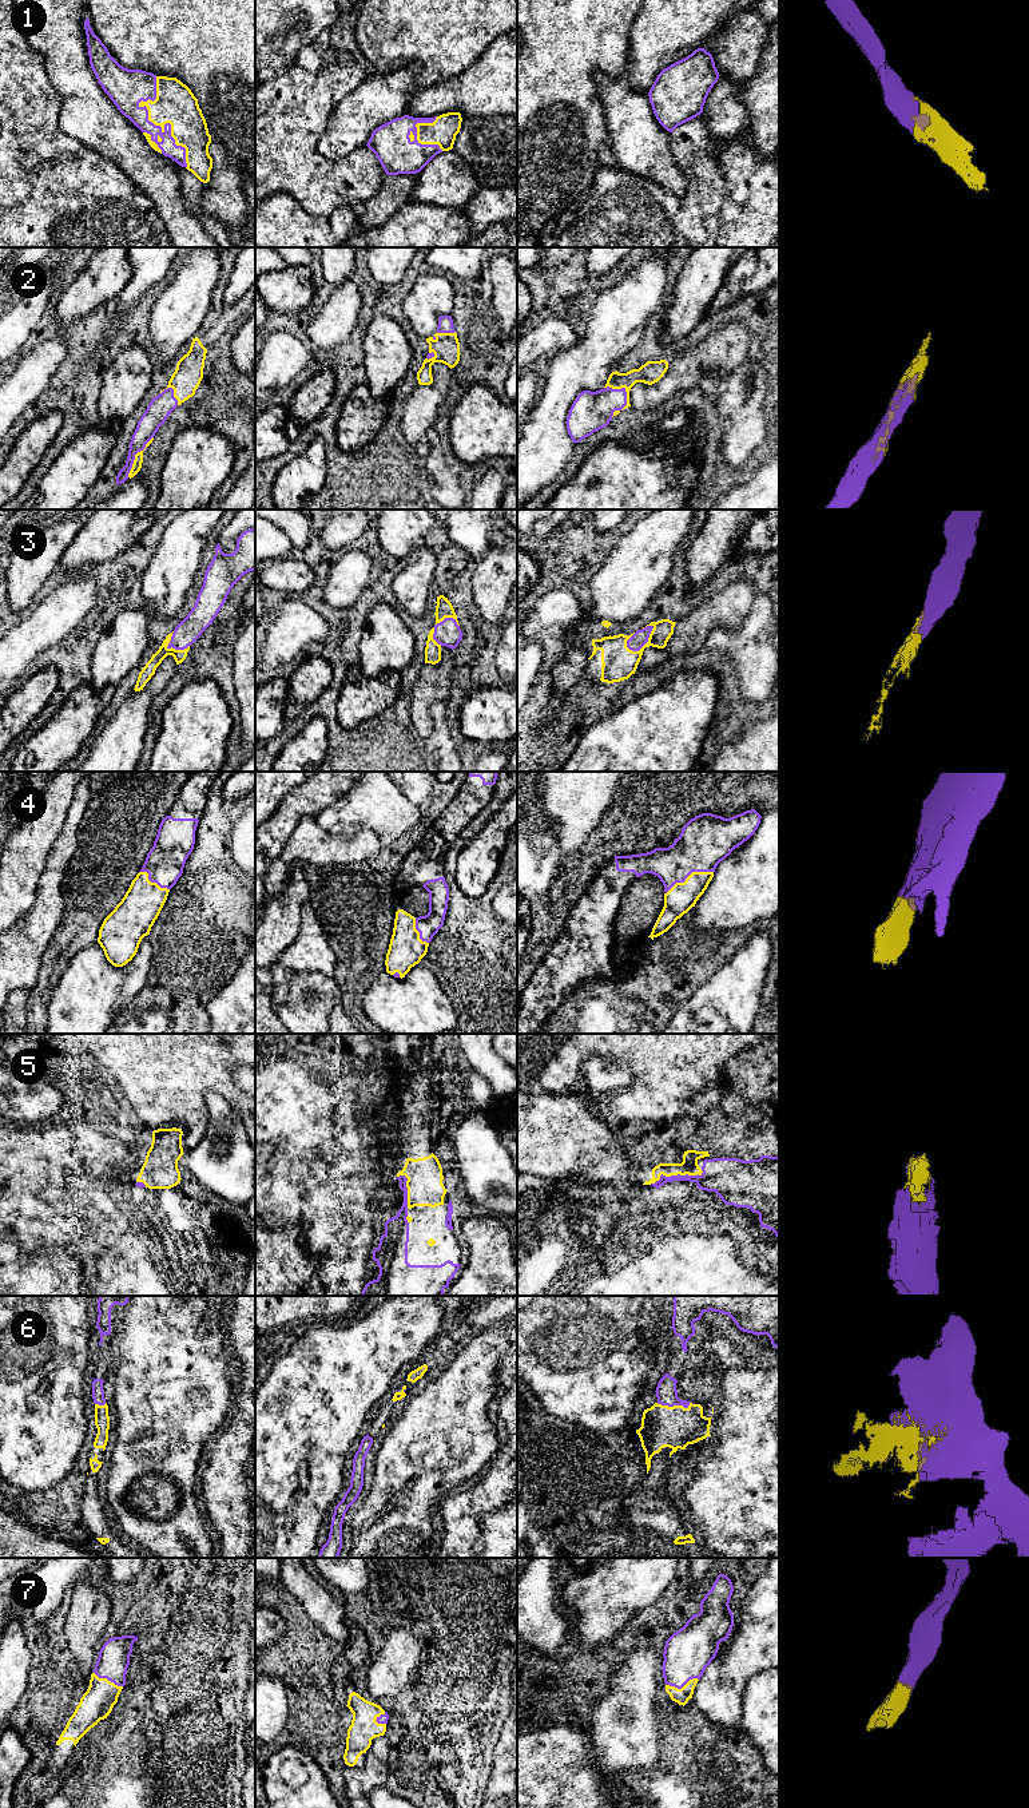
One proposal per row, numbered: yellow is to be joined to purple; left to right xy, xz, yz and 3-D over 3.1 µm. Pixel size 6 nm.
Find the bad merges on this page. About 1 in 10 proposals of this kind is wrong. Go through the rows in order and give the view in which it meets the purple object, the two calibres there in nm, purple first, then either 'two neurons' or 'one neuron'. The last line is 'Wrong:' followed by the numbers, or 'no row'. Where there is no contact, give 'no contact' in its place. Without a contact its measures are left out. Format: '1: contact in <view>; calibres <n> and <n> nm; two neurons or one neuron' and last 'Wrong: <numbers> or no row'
1: contact in xy; calibres 200 and 240 nm; one neuron
2: contact in yz; calibres 240 and 140 nm; one neuron
3: contact in yz; calibres 90 and 200 nm; one neuron
4: contact in yz; calibres 320 and 170 nm; one neuron
5: contact in yz; calibres 150 and 100 nm; one neuron
6: contact in yz; calibres 130 and 260 nm; one neuron
7: contact in yz; calibres 280 and 90 nm; one neuron
Wrong: no row

